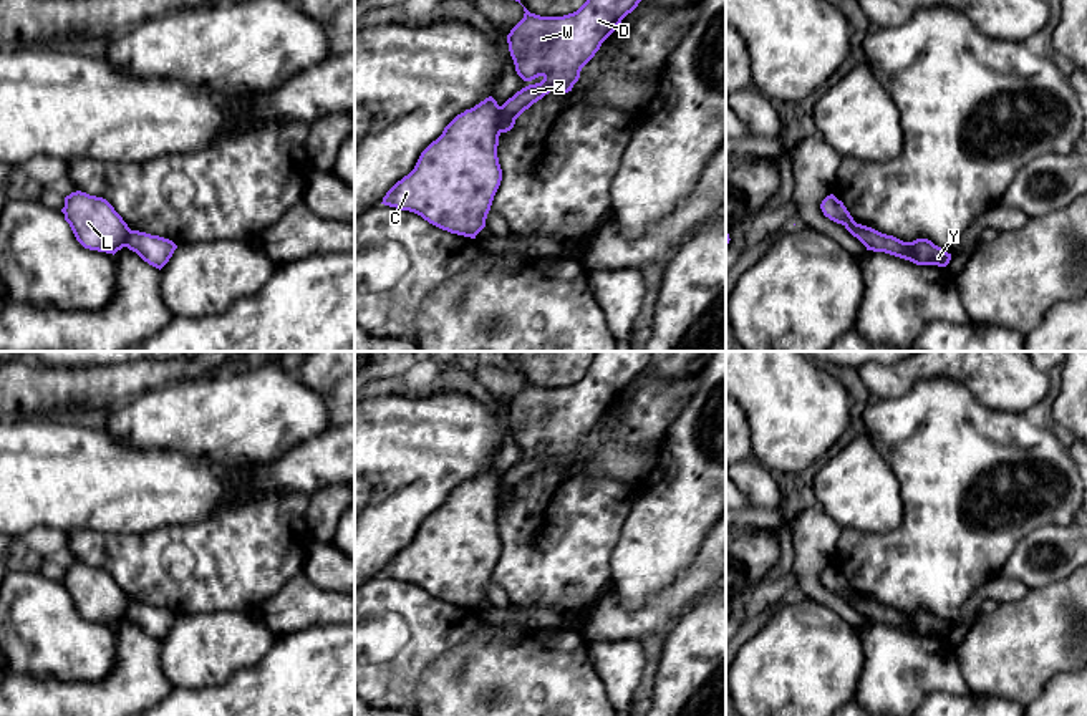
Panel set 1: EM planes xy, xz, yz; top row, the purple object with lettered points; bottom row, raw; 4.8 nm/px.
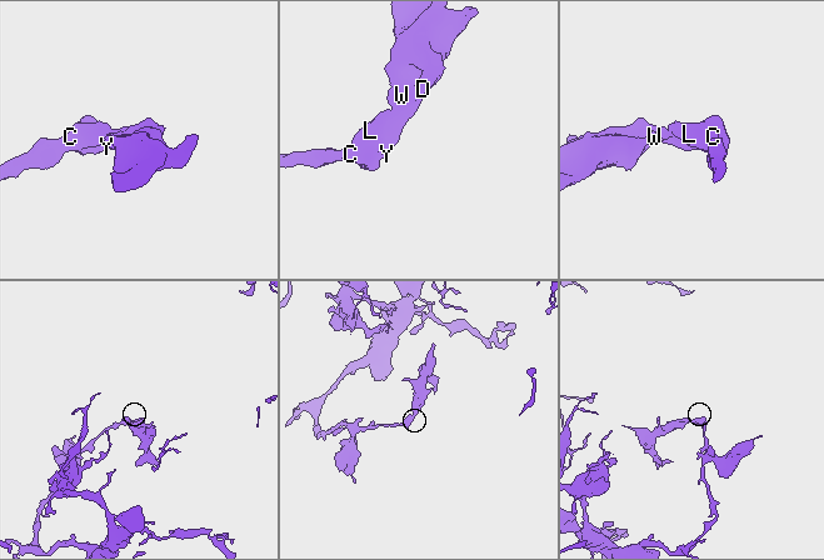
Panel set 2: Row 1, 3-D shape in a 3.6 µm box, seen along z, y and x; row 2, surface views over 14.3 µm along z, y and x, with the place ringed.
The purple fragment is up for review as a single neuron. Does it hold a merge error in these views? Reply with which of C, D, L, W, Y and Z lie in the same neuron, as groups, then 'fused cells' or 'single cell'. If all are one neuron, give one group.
groups C L Y / D W Z; fused cells

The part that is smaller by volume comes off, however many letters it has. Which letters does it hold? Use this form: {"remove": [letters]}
{"remove": ["D", "W", "Z"]}

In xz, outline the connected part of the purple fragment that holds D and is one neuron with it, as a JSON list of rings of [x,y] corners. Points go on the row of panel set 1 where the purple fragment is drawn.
[[[587,0],[563,17],[540,17],[524,7],[524,18],[507,43],[517,75],[530,85],[500,106],[500,133],[510,131],[515,119],[550,91],[572,91],[582,68],[640,2]]]

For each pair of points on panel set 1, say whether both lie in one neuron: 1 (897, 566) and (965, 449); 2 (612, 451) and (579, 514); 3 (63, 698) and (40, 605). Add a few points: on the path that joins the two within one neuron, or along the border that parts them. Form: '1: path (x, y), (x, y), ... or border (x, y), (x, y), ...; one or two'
1: path (925, 537), (953, 509), (958, 484), (965, 478); one
2: border (607, 438), (594, 469), (612, 479), (638, 483); two
3: border (20, 673), (62, 682), (98, 680); two

